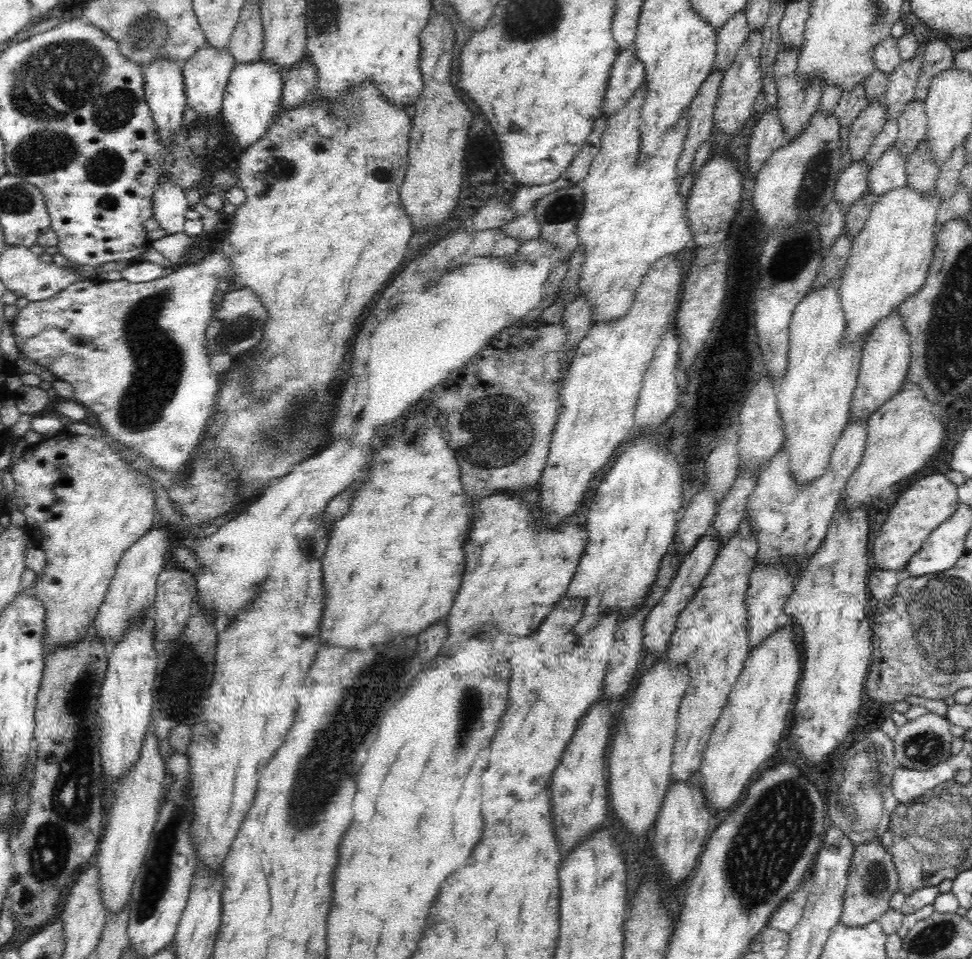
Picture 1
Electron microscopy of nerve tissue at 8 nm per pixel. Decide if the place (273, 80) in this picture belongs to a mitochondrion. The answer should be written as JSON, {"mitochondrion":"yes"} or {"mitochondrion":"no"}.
{"mitochondrion":"no"}

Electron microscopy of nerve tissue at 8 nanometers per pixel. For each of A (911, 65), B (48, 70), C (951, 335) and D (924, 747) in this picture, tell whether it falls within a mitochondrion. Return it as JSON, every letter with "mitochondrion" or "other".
{"A":"other","B":"mitochondrion","C":"mitochondrion","D":"mitochondrion"}

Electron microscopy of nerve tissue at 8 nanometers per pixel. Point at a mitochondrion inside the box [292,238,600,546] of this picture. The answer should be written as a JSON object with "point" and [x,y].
{"point":[476,448]}

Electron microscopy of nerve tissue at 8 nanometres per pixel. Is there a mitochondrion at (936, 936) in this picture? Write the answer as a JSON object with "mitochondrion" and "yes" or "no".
{"mitochondrion":"yes"}

